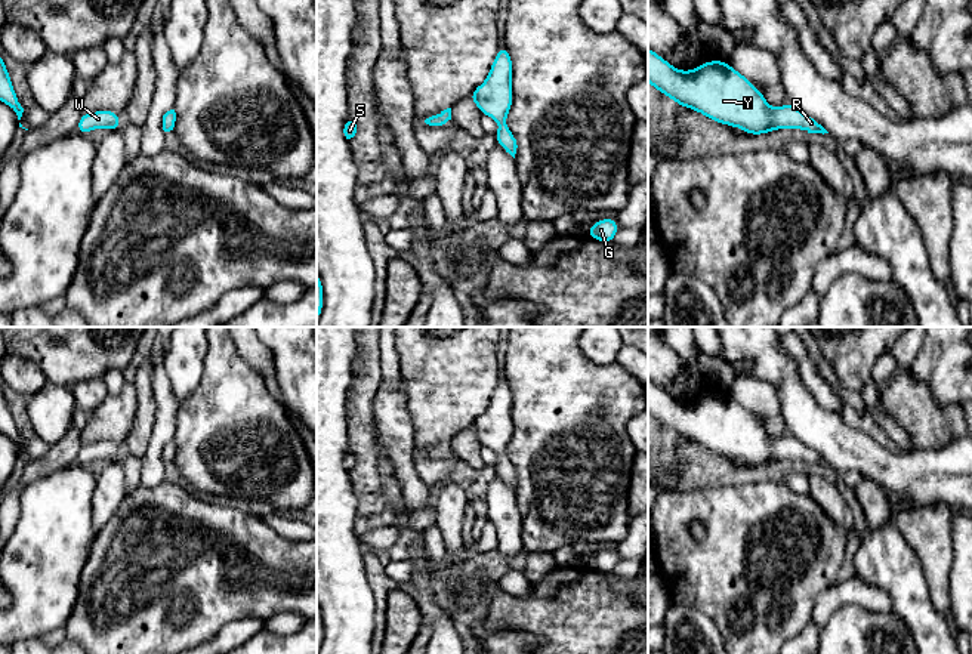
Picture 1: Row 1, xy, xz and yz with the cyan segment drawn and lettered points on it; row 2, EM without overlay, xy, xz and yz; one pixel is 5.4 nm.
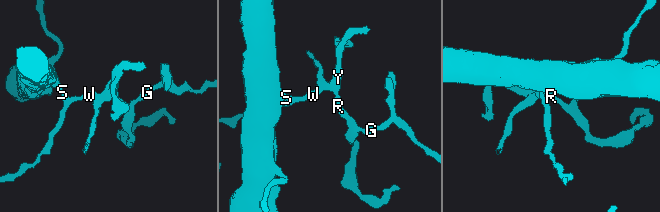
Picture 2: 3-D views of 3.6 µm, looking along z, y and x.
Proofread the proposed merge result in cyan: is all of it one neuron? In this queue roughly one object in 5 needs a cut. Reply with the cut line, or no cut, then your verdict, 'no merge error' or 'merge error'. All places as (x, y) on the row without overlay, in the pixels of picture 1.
cut none; no merge error

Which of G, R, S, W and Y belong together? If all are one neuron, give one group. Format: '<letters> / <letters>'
G R S W Y

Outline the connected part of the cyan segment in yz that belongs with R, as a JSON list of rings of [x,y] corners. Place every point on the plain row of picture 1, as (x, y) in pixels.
[[[648,379],[648,413],[679,438],[692,439],[712,453],[743,460],[749,466],[799,459],[808,465],[828,465],[792,434],[771,439],[749,410],[720,391],[681,402]]]

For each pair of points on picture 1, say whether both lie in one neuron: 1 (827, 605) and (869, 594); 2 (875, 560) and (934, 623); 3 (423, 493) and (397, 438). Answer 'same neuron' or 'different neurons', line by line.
1: same neuron
2: same neuron
3: same neuron

